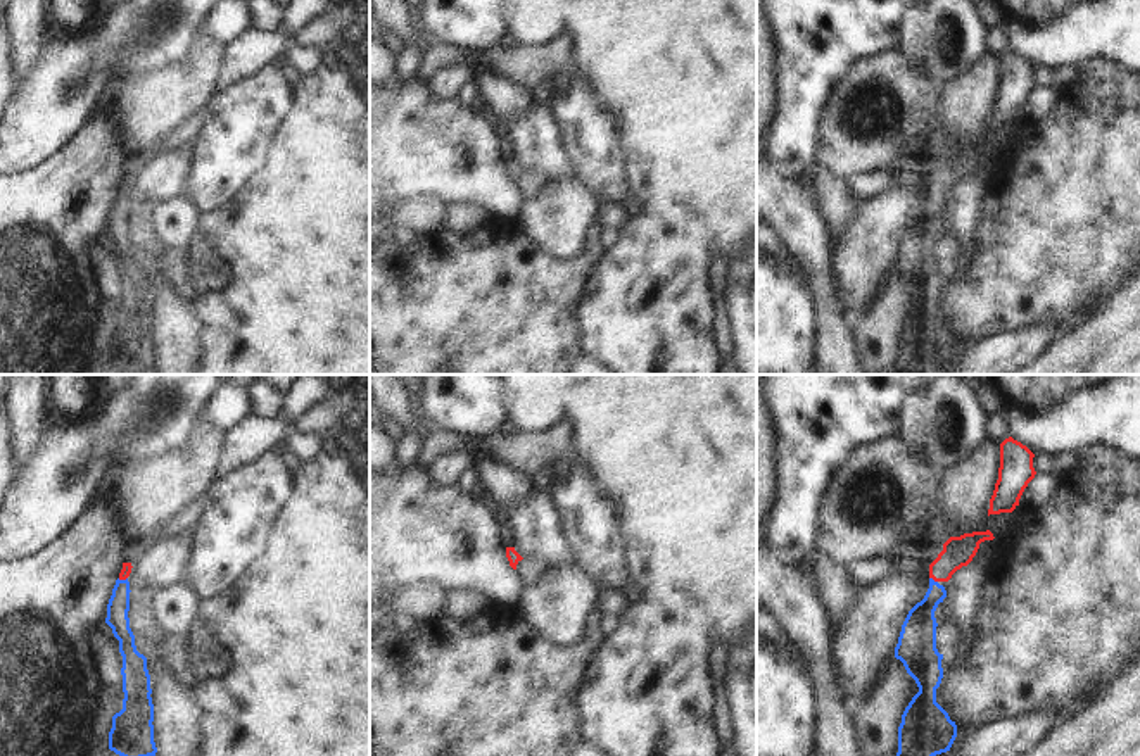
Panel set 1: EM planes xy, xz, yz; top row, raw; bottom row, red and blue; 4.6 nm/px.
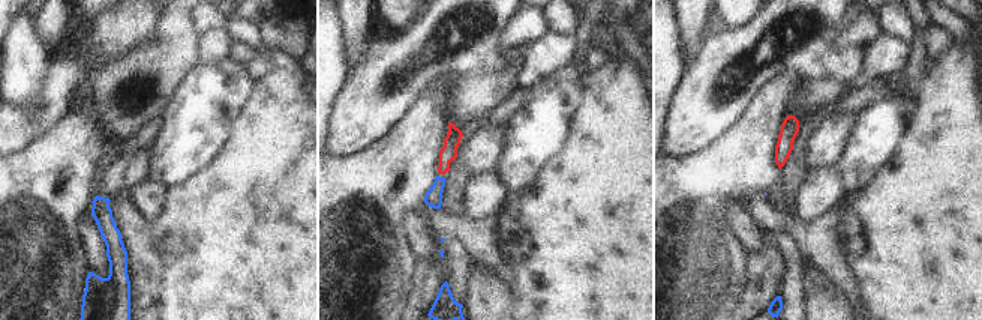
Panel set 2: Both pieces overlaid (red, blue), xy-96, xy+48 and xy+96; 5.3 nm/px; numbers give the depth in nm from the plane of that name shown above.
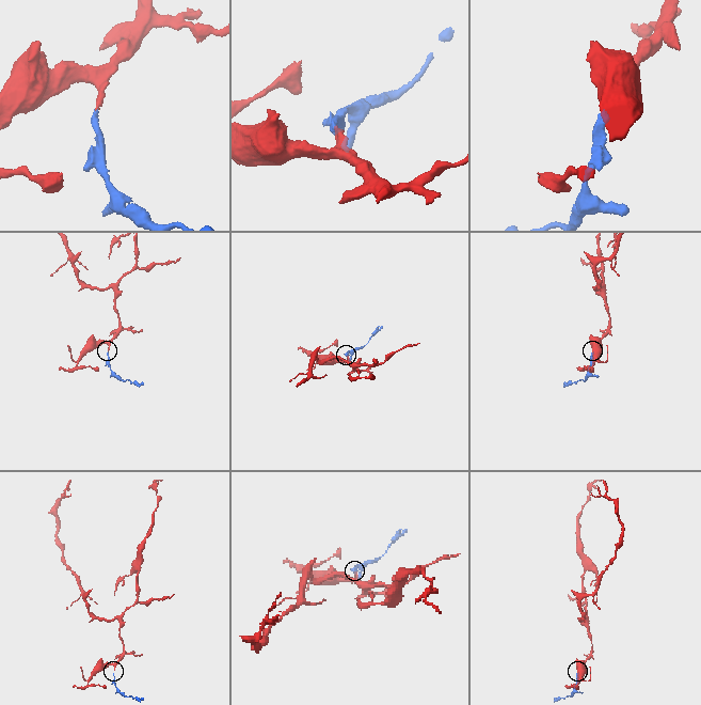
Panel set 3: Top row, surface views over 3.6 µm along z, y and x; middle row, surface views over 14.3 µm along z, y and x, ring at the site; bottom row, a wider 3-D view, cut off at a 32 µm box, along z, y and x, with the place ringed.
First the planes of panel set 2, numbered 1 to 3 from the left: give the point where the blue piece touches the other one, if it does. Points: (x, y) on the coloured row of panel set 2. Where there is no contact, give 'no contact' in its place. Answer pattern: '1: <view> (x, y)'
1: no contact
2: no contact
3: no contact

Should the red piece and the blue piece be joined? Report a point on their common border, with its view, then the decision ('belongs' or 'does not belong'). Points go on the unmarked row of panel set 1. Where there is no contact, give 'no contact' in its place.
yz (933, 192) | belongs

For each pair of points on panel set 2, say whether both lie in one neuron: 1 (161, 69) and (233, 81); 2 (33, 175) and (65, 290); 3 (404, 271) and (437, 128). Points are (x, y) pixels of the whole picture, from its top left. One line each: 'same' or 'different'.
1: different
2: same
3: same

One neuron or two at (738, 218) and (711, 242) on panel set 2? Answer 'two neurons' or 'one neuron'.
two neurons

